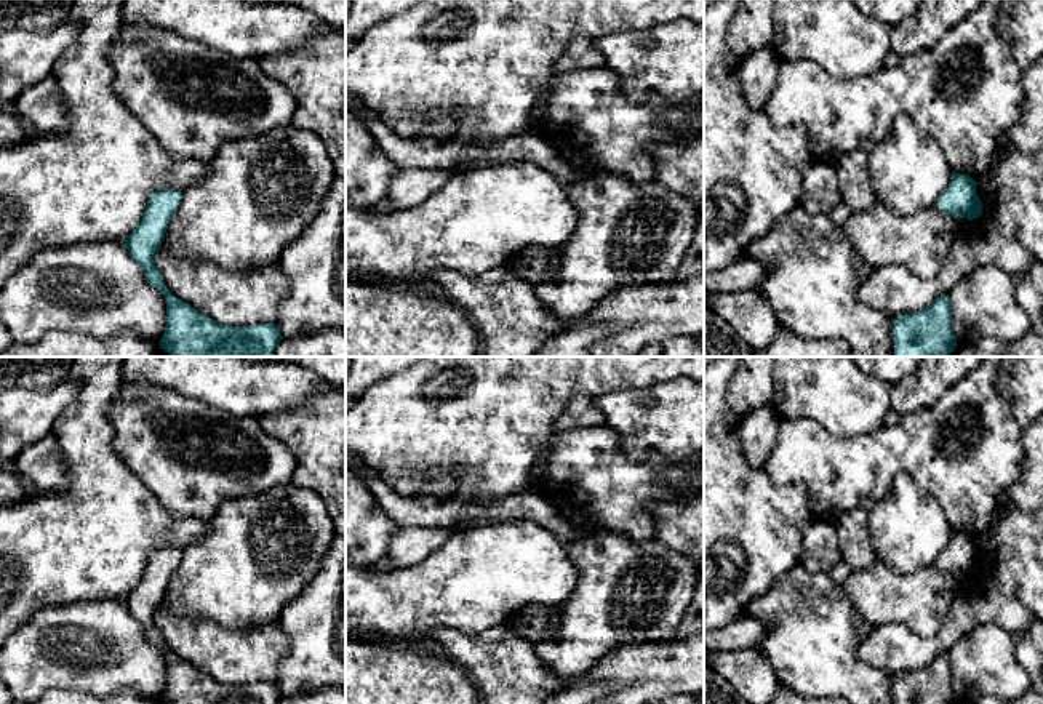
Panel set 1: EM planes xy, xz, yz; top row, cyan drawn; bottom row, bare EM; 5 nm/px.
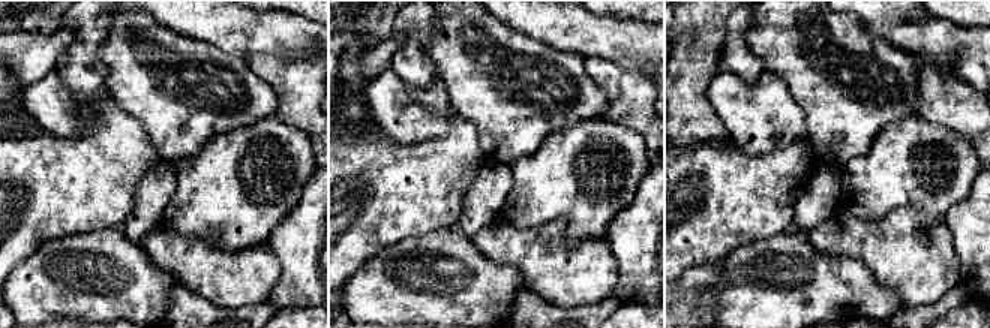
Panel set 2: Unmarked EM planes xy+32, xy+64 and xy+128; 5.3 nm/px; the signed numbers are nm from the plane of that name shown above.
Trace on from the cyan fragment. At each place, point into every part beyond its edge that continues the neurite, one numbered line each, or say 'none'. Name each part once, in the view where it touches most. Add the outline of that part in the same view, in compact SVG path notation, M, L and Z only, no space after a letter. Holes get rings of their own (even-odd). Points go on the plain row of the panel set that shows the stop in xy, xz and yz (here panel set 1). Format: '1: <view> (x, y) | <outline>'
none

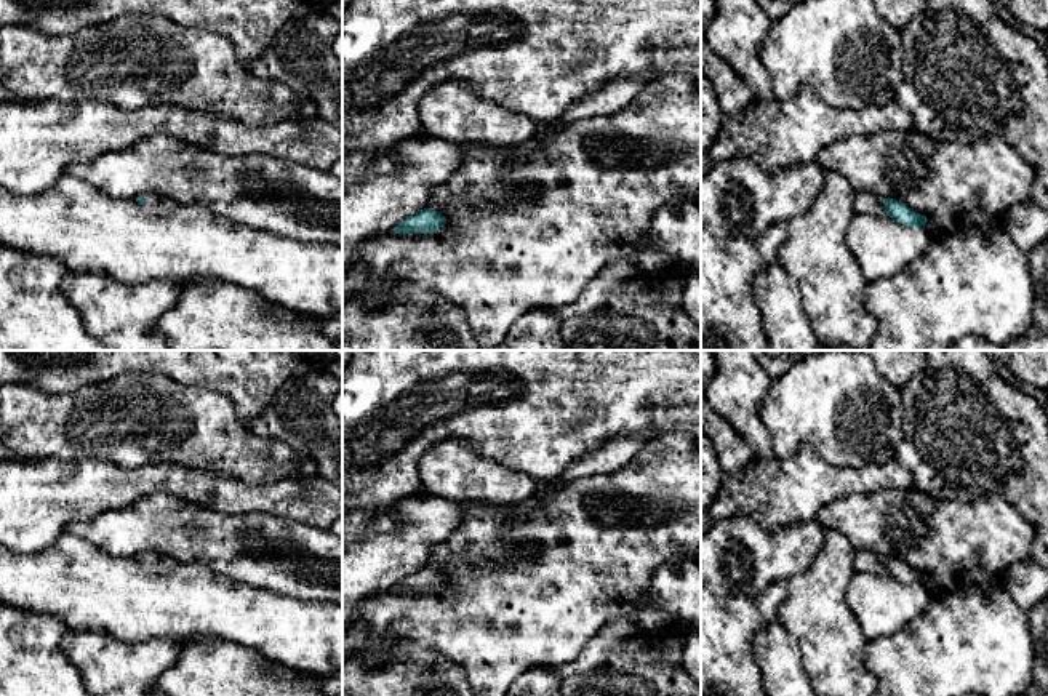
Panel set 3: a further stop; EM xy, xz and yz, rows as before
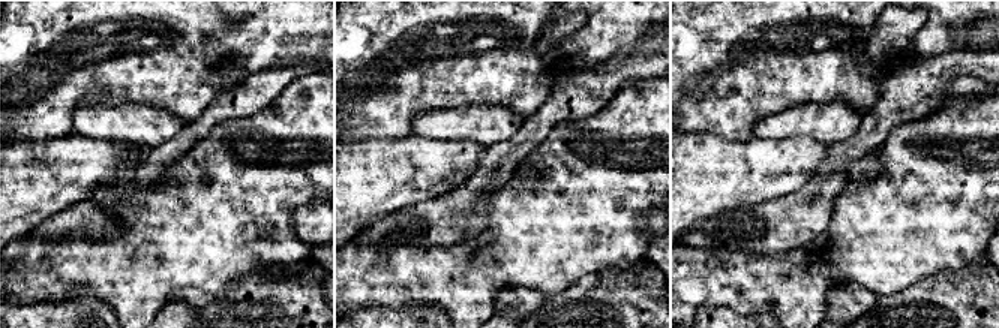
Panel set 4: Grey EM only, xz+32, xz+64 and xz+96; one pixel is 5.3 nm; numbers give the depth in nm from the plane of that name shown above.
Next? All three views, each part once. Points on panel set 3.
1: yz (866, 560) | M859 549L854 554L854 571L882 573L885 571L883 555L869 549Z

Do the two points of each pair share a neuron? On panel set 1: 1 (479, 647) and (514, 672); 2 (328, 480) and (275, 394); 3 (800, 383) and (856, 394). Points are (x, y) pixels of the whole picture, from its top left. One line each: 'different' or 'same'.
1: same
2: different
3: same

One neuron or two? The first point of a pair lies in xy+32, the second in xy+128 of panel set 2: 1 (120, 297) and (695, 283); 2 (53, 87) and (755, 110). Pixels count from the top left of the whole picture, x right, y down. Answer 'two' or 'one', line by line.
1: two
2: one

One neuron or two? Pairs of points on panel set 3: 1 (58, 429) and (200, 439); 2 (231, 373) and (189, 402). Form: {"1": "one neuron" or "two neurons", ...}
{"1": "one neuron", "2": "two neurons"}

